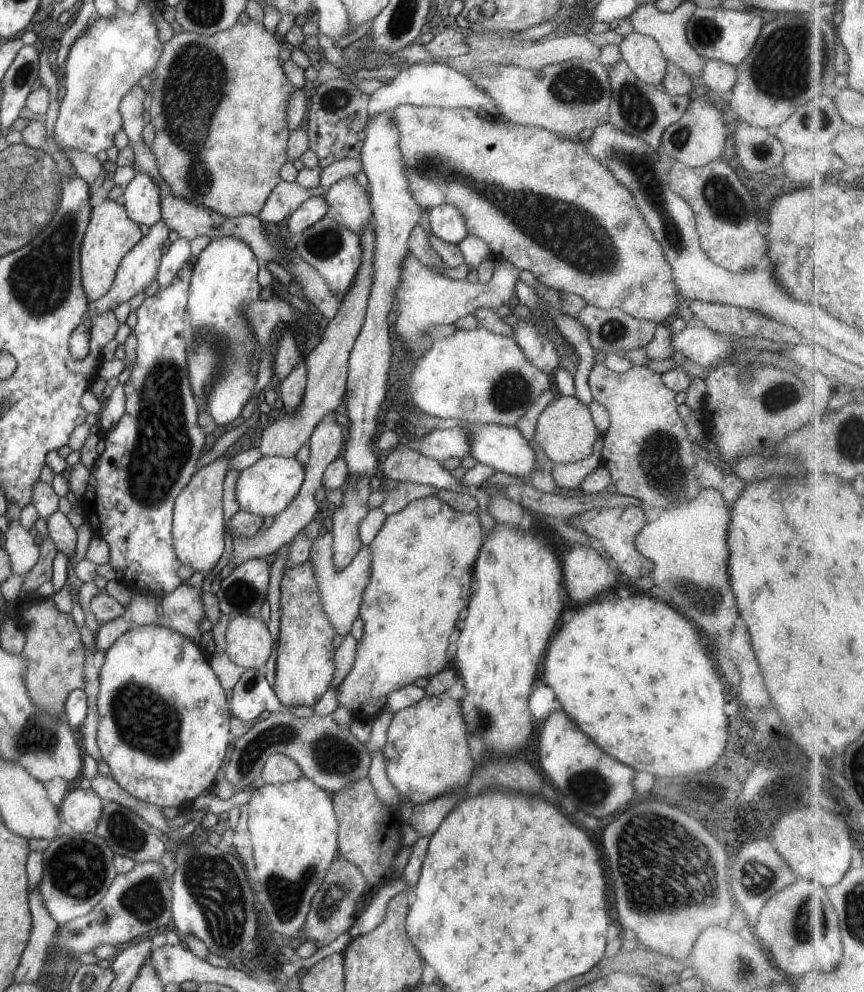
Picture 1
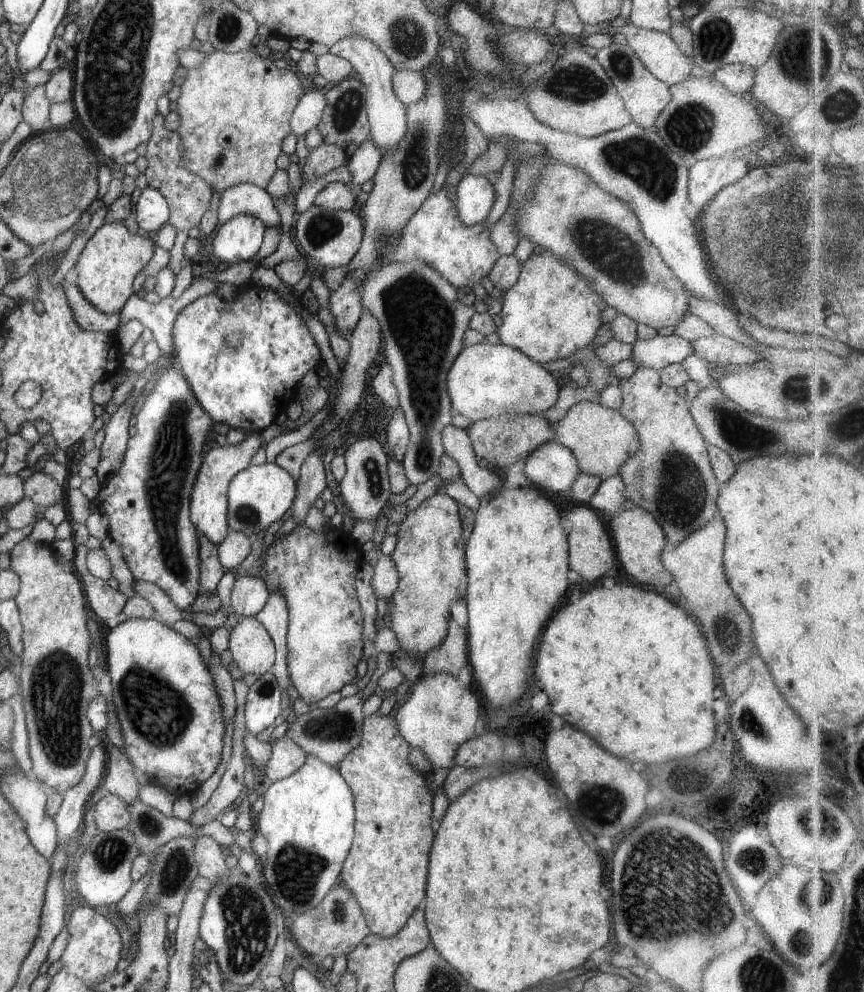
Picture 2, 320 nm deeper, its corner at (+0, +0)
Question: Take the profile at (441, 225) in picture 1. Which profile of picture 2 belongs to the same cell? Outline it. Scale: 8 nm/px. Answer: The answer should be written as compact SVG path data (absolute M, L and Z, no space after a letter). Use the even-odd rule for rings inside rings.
M464 174L455 188L459 220L467 226L483 222L493 206L493 185L482 175Z

